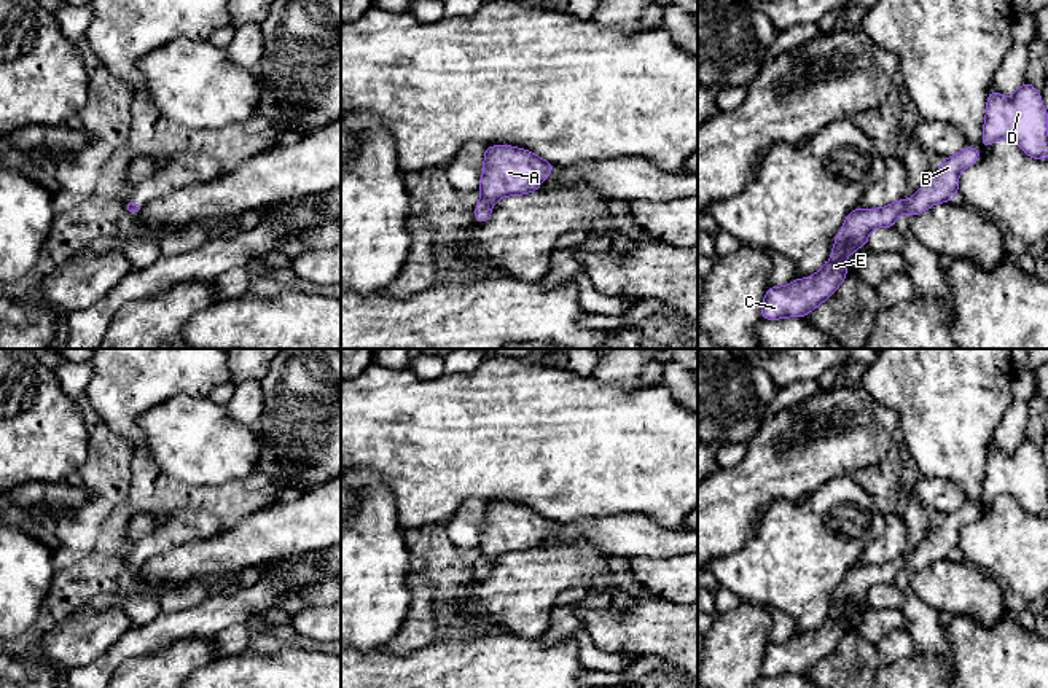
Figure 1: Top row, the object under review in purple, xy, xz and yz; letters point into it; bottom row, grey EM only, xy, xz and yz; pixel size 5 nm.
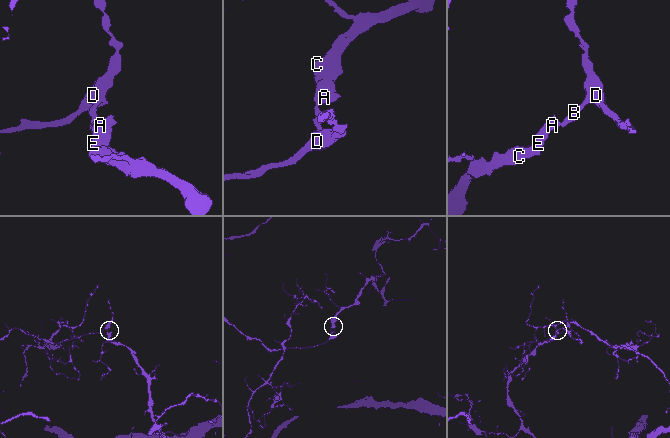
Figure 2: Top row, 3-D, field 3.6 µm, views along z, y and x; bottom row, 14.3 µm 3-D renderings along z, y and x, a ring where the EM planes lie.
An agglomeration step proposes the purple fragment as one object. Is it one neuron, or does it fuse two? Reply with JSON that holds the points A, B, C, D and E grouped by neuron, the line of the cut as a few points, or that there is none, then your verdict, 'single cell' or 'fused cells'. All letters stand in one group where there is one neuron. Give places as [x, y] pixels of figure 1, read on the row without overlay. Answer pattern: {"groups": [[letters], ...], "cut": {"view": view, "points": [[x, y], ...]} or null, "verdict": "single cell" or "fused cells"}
{"groups": [["A", "C", "E"], ["B", "D"]], "cut": {"view": "xz", "points": [[481, 555], [492, 559]]}, "verdict": "fused cells"}

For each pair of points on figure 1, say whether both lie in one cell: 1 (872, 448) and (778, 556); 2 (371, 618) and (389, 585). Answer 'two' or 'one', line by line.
1: two
2: one

